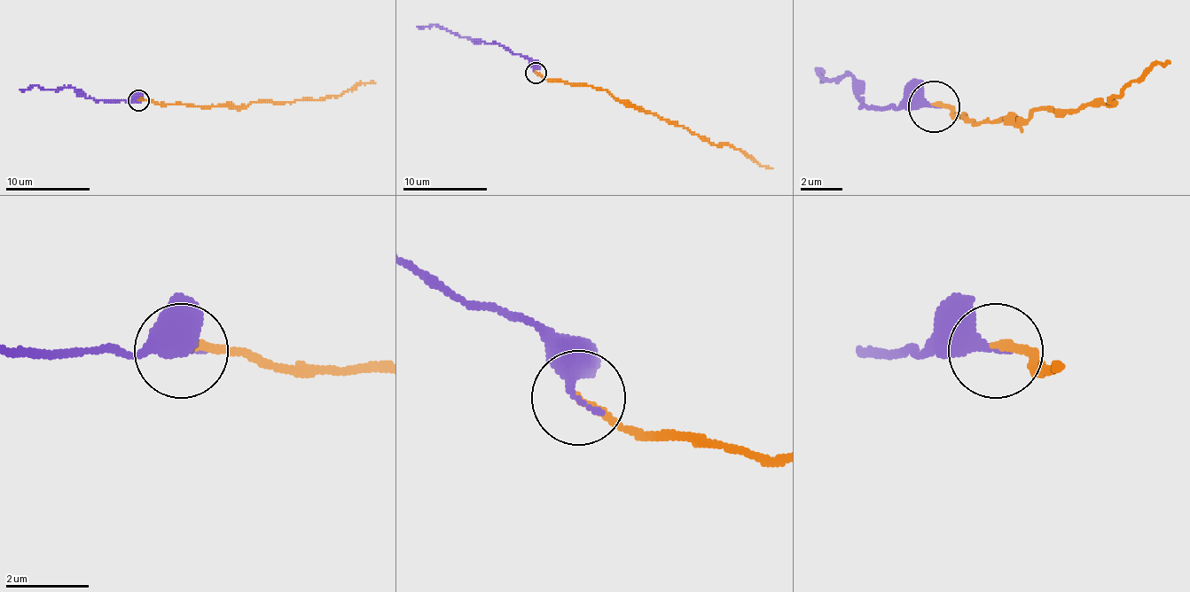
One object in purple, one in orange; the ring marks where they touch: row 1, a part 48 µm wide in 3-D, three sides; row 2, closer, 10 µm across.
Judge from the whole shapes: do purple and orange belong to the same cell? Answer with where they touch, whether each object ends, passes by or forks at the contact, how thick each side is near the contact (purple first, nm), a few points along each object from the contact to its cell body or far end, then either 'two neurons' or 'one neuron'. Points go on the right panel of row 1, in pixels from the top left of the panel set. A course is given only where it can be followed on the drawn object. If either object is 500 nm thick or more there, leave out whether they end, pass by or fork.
(934, 106) | purple ends | orange ends | 360/180 nm | purple via (935, 105), (863, 105), (847, 74), (826, 80), (816, 69), (821, 80) | orange via (935, 105), (956, 115), (976, 120), (1018, 120), (1033, 111), (1111, 105), (1157, 64), (1168, 64) | one neuron

